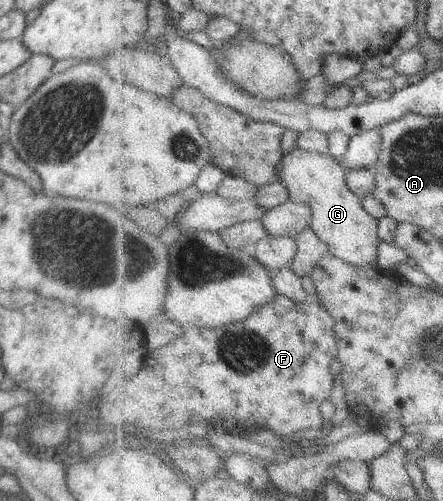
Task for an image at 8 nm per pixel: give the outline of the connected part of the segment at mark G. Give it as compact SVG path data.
M295 147L283 155L276 171L290 189L290 199L309 203L313 208L312 225L330 245L331 254L361 267L377 264L383 243L379 237L379 218L366 208L363 198L352 190L348 182L349 171L343 161L338 161L330 153L323 154Z

